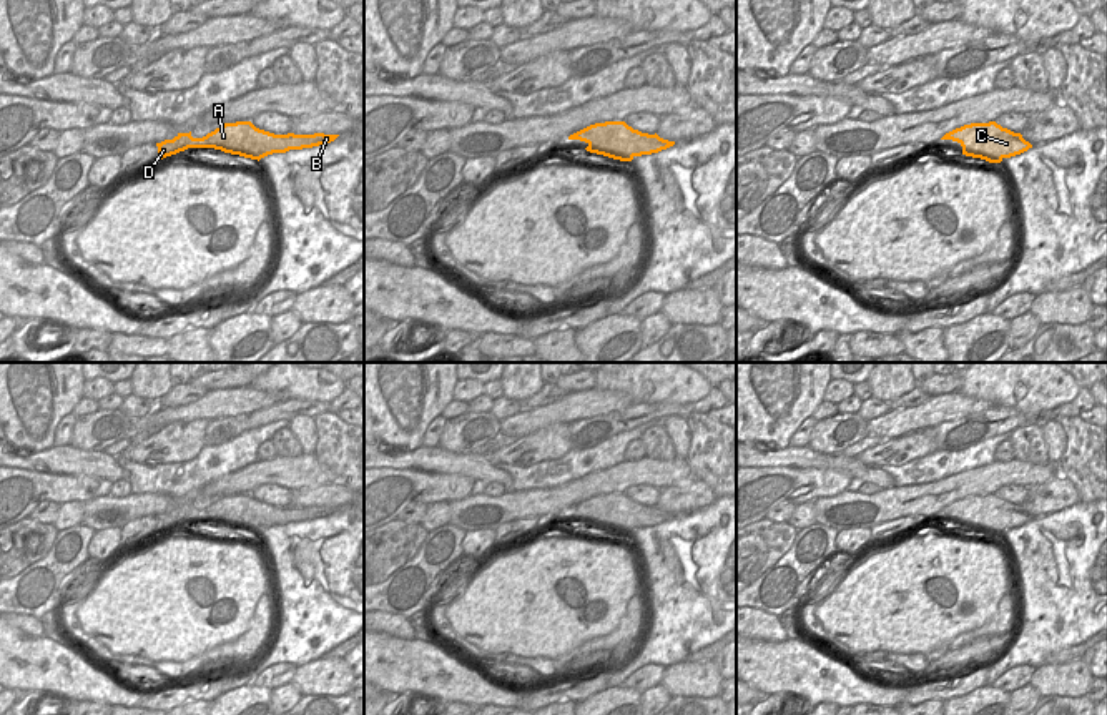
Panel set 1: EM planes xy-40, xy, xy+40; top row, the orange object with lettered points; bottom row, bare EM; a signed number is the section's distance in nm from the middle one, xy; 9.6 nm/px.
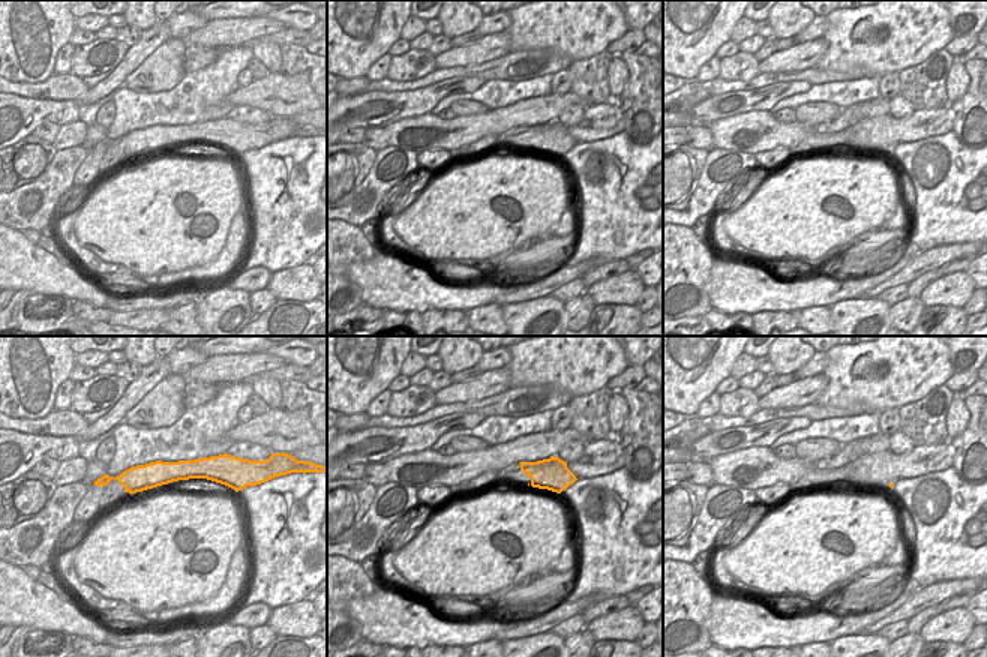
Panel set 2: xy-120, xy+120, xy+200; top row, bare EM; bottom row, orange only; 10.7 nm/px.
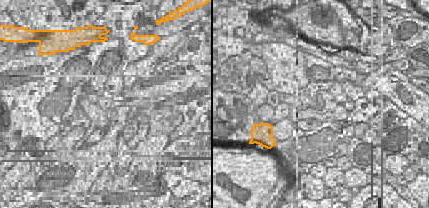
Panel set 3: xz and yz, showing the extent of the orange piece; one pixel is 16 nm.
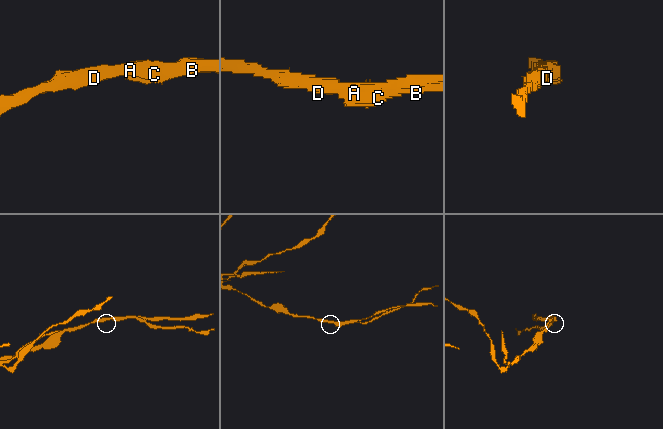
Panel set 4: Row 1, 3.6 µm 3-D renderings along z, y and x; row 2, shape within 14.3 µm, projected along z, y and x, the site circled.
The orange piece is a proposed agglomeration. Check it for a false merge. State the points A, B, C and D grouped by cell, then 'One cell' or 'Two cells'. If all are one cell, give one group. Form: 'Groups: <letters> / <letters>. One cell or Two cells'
Groups: A B C / D. Two cells.

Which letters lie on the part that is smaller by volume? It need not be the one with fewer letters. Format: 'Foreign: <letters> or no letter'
Foreign: A, B, C

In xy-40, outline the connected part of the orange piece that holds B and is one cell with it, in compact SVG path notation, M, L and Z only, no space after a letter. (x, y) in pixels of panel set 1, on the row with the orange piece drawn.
M236 121L236 123L224 123L214 131L208 133L199 140L199 148L214 148L221 150L224 153L229 153L233 148L238 151L243 150L253 150L251 160L261 160L264 153L286 153L289 150L303 150L303 148L312 148L319 145L327 145L334 141L339 135L324 135L324 133L314 133L314 135L274 135L264 130L256 128L251 121Z

